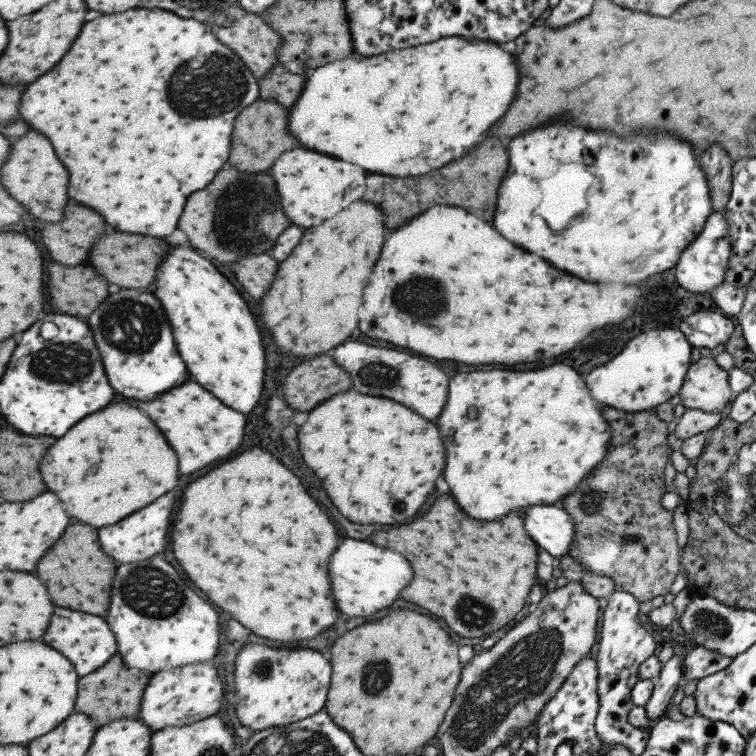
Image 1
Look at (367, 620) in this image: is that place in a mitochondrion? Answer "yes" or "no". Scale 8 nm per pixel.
no

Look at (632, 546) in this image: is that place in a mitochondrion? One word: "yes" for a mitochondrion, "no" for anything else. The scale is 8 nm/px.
no

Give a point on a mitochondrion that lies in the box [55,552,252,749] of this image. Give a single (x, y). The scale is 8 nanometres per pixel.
(149, 590)

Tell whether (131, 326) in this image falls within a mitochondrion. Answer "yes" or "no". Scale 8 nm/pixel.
yes

